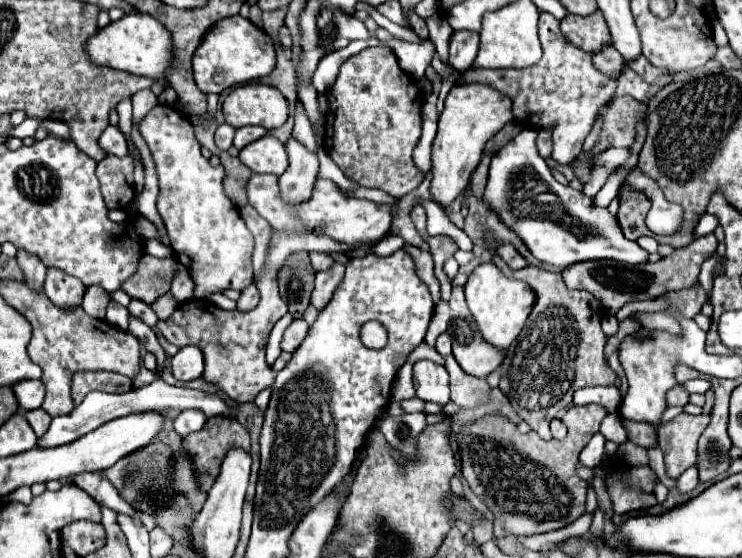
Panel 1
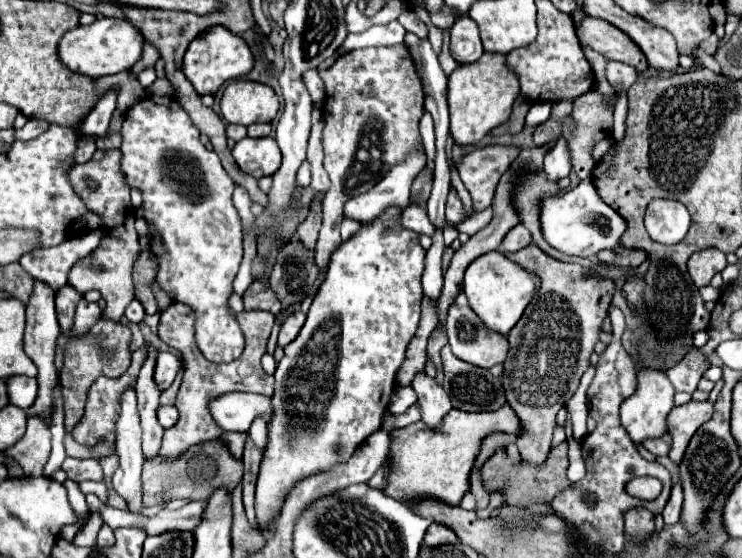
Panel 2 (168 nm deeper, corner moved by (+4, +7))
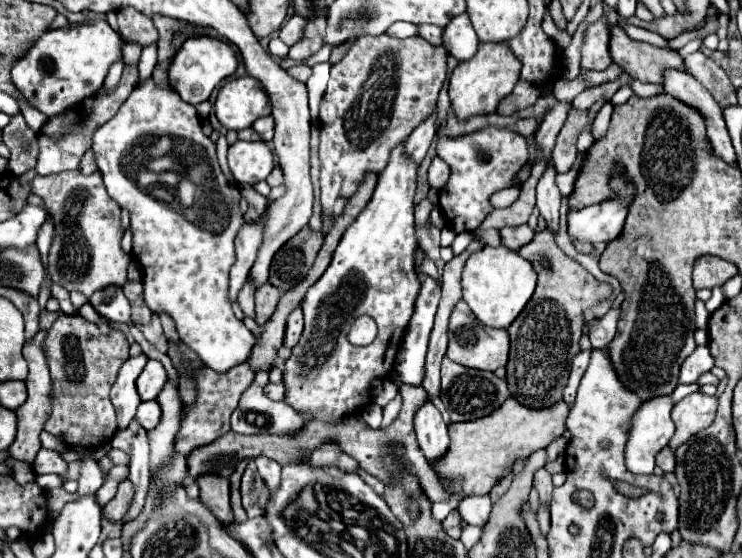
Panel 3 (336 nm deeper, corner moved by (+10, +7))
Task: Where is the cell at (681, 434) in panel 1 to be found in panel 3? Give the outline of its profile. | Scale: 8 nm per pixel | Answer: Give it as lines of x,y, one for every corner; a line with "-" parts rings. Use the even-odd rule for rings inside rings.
702,392
688,394
684,400
674,404
672,420
676,424
676,432
670,440
670,448
676,450
690,436
708,428
714,422
716,410
718,410
716,396
706,396

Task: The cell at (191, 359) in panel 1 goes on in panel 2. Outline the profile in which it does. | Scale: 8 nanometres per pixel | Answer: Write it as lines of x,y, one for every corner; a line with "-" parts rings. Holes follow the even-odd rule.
160,352
156,358
156,382
160,390
166,390
182,368
182,358
172,352

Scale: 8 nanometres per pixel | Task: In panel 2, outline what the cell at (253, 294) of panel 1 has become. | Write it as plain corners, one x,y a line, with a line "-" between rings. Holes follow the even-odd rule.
252,282
242,300
244,310
272,310
274,314
280,312
280,302
276,302
276,294
272,294
272,290
262,286
260,282

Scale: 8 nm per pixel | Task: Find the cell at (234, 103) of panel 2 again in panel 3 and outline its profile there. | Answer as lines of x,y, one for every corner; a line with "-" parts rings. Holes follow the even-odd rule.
252,76
228,80
216,98
214,112
220,124
228,130
250,128
254,120
268,116
272,110
262,84

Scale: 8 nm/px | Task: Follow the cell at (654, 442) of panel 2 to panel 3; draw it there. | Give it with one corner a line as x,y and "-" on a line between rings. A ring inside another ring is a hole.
666,446
658,456
656,456
656,464
664,470
664,472
674,472
676,460
674,460
674,452

